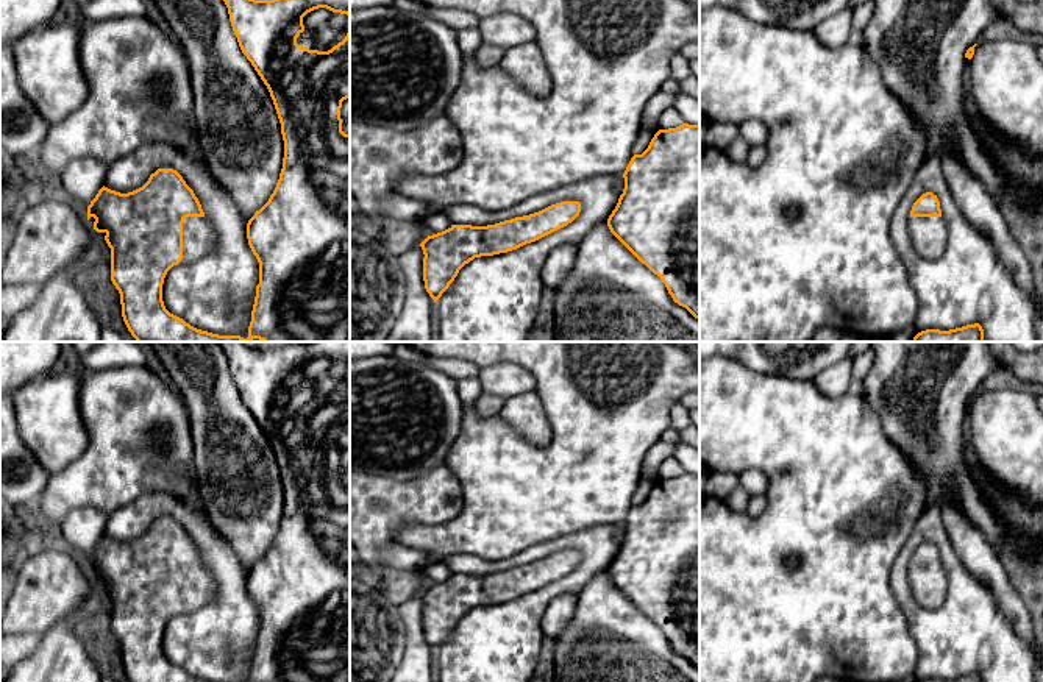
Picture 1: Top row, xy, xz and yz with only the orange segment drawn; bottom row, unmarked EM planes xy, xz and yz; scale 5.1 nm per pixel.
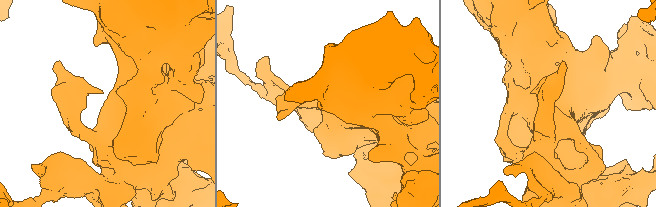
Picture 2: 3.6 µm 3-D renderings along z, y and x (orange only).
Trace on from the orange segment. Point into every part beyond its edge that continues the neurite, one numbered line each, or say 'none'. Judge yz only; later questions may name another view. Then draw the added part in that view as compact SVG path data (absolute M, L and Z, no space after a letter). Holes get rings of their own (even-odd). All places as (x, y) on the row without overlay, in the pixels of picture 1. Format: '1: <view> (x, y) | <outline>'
1: yz (929, 584) | M909 567L909 584L921 607L938 609L943 606L948 591L943 567Z

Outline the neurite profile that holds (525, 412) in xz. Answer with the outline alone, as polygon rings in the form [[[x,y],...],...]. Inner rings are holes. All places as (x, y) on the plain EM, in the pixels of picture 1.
[[[537,392],[506,400],[498,417],[534,445],[546,445],[551,439],[551,426]]]

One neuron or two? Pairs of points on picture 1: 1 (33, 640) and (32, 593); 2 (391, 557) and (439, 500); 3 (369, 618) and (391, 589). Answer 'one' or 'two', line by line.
1: two
2: two
3: two

